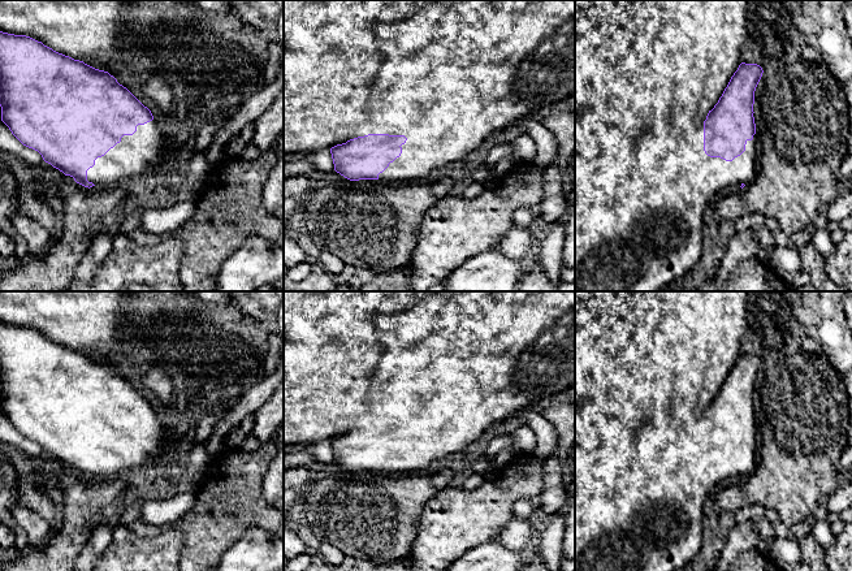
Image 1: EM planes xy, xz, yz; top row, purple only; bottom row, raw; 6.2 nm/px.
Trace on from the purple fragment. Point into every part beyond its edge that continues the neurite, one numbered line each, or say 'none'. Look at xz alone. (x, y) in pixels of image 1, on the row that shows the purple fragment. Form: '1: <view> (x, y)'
1: xz (446, 74)

